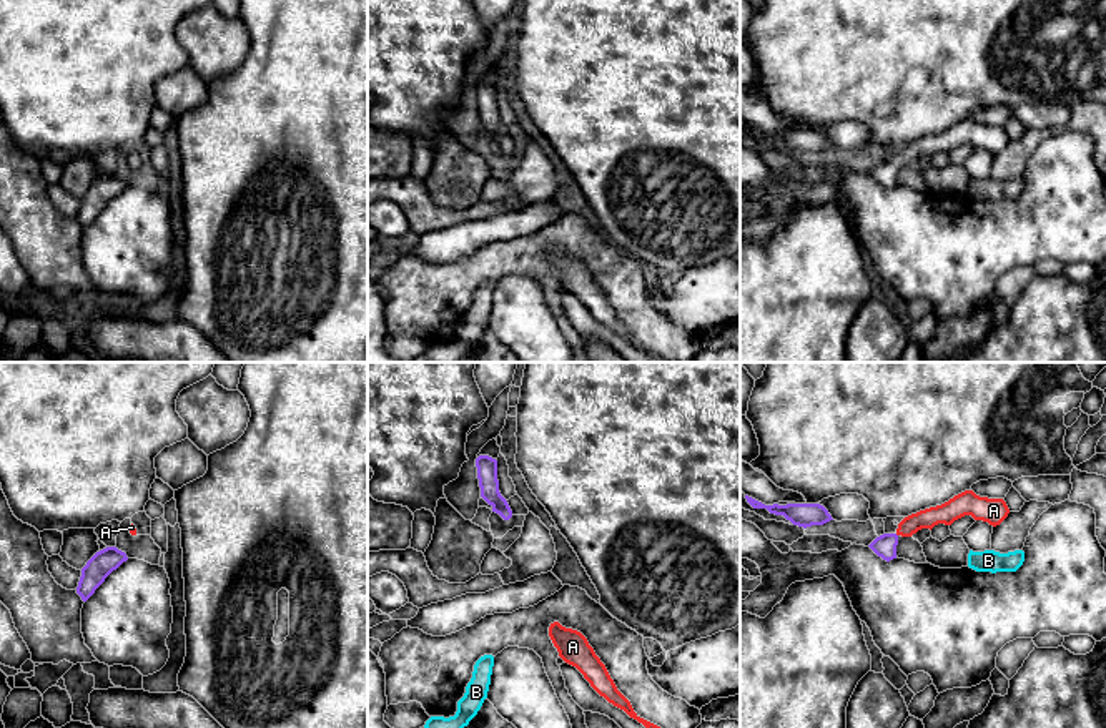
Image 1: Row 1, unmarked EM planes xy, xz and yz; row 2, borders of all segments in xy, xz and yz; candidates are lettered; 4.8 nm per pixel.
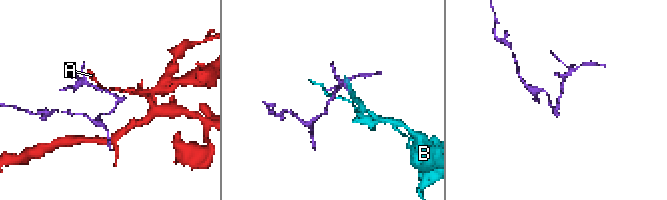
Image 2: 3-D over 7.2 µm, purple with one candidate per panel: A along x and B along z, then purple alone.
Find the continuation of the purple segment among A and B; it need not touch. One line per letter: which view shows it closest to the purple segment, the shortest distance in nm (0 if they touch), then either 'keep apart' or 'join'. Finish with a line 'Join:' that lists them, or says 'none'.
A: yz | 0 nm | join
B: yz | 340 nm | keep apart
Join: A

